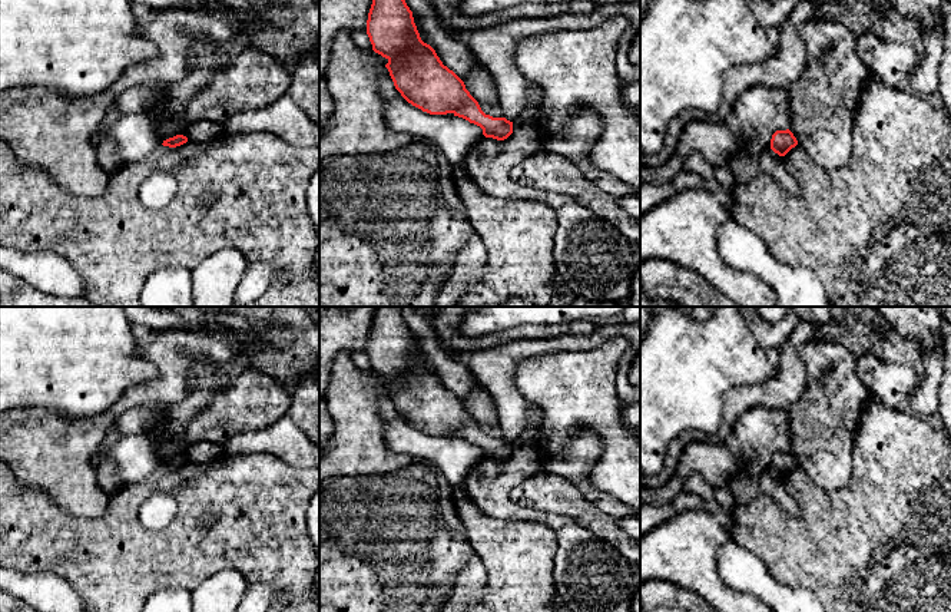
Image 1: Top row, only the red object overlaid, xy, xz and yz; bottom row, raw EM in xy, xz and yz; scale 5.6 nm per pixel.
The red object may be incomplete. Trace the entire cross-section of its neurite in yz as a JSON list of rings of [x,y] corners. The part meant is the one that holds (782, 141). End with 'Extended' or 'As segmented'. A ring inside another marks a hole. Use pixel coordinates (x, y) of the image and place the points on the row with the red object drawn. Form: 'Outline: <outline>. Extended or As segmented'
Outline: [[[789,129],[776,130],[771,139],[771,149],[779,156],[785,156],[796,145],[798,140]]]. As segmented

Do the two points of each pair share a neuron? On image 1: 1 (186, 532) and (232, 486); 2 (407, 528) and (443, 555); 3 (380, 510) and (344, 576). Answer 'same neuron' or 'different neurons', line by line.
1: same neuron
2: same neuron
3: same neuron

